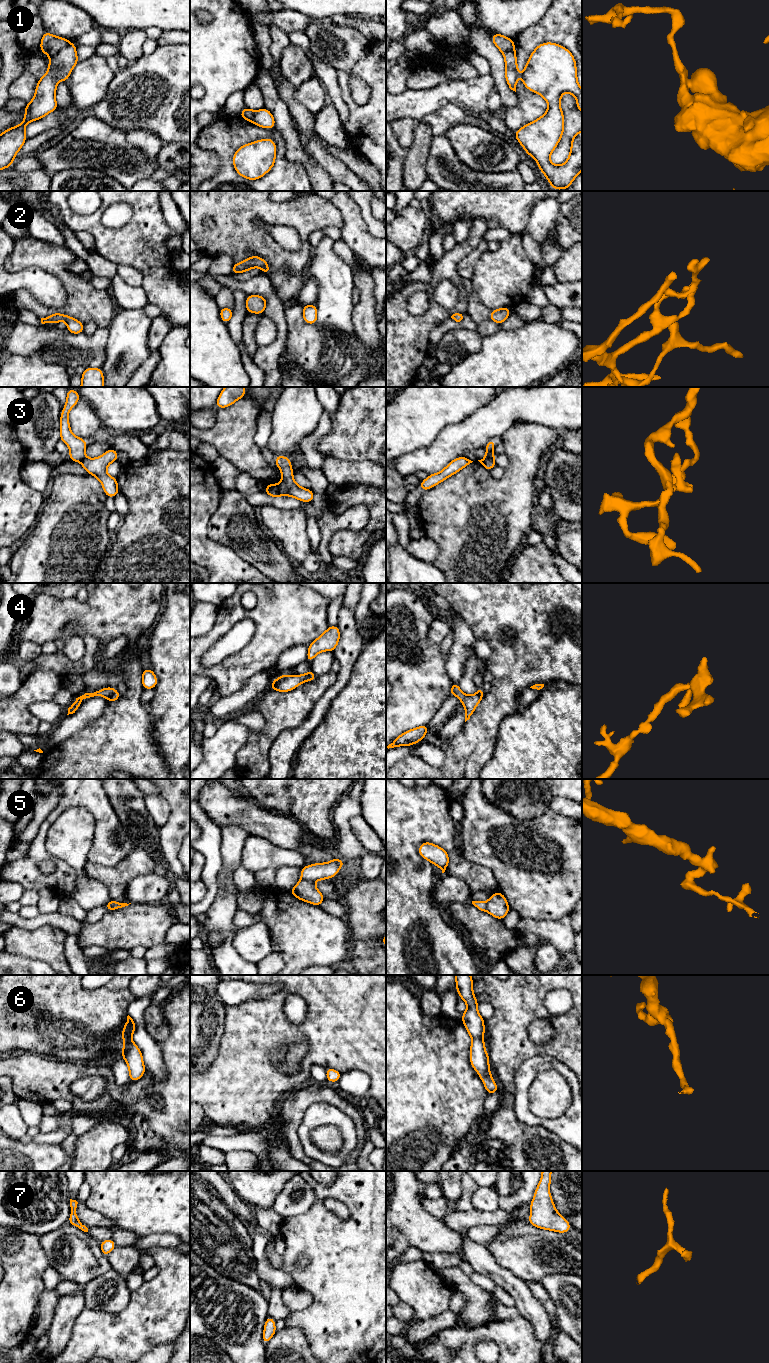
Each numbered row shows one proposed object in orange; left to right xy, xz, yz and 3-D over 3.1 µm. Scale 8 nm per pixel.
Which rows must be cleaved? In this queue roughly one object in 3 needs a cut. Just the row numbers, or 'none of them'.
1, 3, 4, 5

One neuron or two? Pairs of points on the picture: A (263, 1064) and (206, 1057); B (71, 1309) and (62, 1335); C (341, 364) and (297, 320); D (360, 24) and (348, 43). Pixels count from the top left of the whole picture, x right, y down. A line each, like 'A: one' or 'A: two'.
A: two
B: one
C: one
D: two

